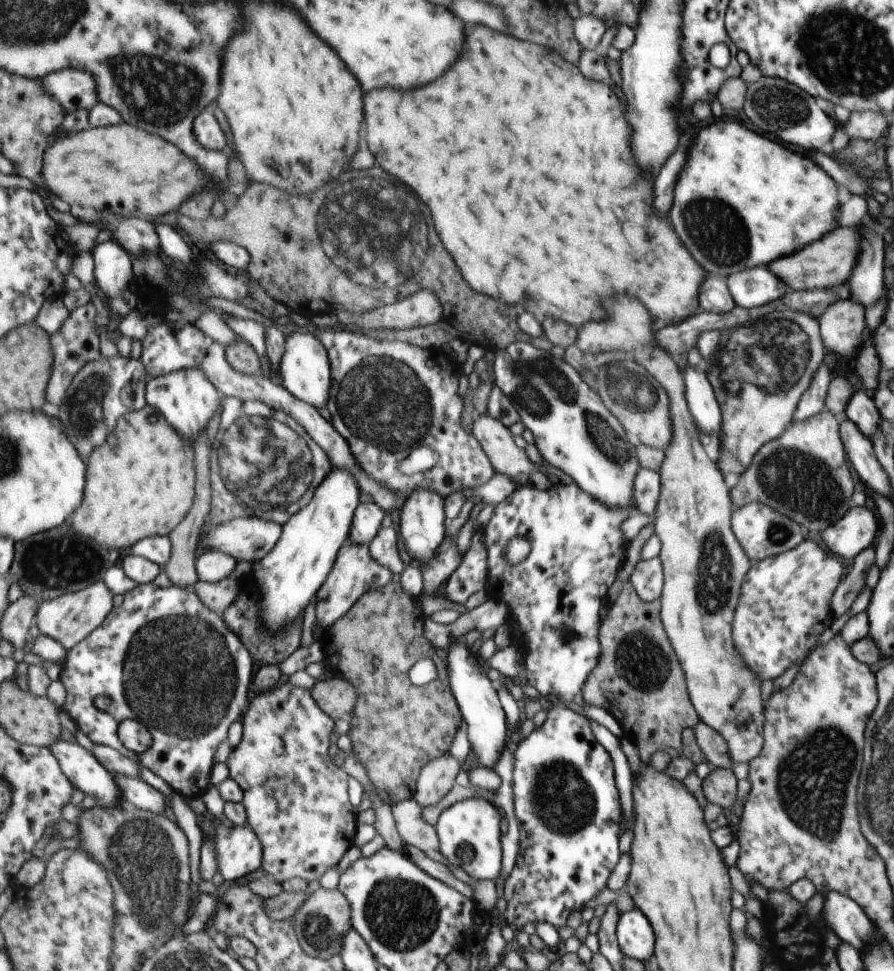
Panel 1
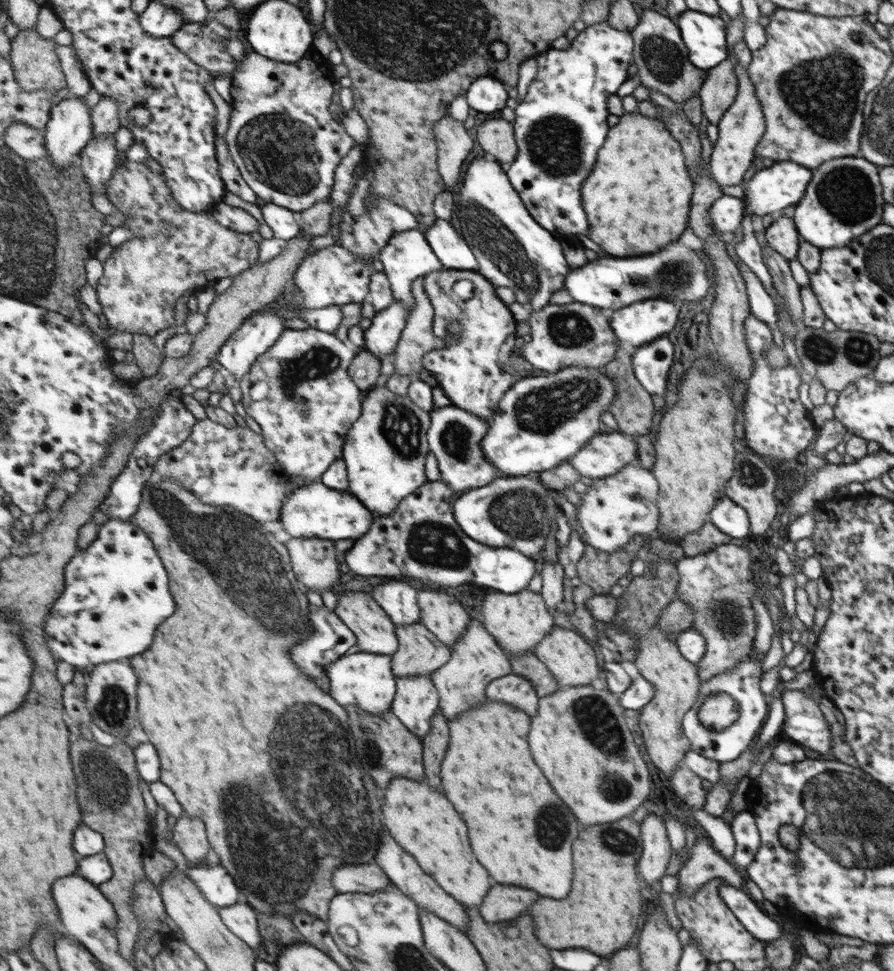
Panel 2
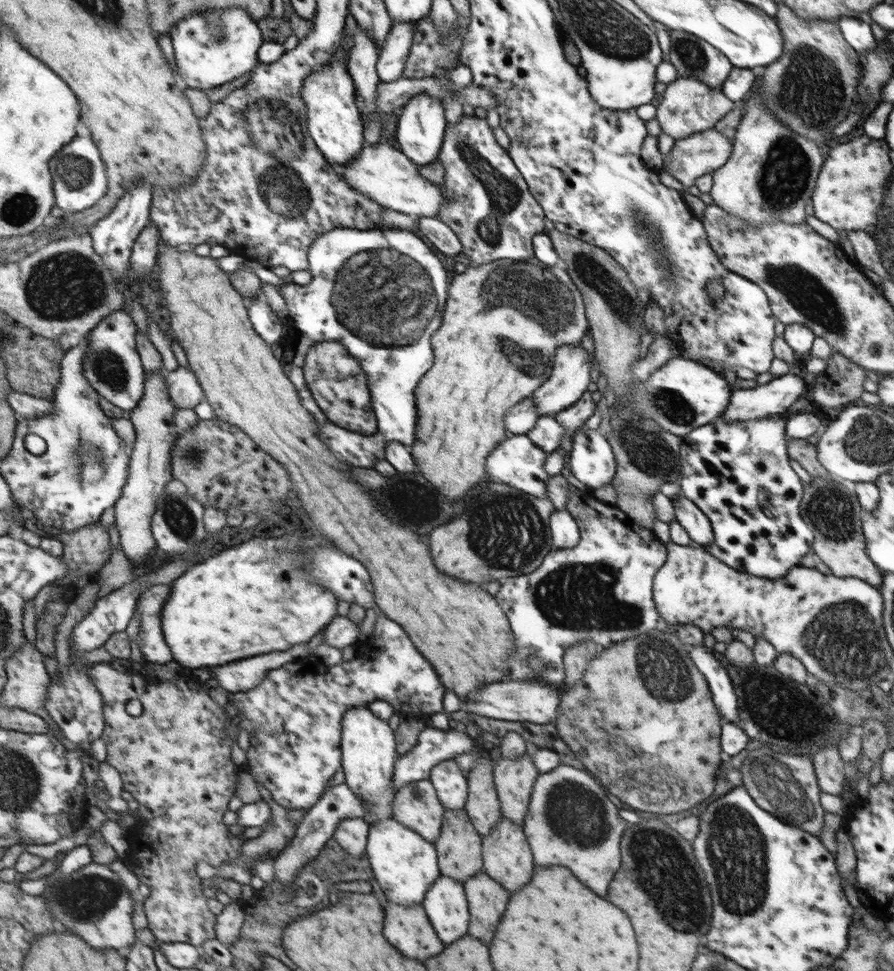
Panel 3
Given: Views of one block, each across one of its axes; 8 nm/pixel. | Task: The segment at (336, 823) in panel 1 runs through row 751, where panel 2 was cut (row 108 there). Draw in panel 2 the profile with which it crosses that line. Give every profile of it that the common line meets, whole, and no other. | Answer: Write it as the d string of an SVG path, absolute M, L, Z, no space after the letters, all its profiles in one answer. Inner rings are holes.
M249 48L249 52L246 54L246 60L242 62L242 66L238 68L238 72L234 75L234 88L232 88L232 94L234 95L234 104L231 104L231 122L229 132L227 133L227 144L229 145L232 157L241 169L244 179L246 179L254 188L257 196L266 202L278 204L285 208L294 210L297 214L302 214L310 208L314 208L318 202L323 202L332 198L335 188L339 185L339 168L343 165L343 161L347 159L350 148L354 146L354 140L348 136L346 128L342 122L338 122L334 116L332 116L332 102L334 102L334 72L330 70L333 65L330 64L328 58L324 58L324 54L318 52L318 56L309 53L300 62L280 62L272 60L268 56L260 54L253 49Z

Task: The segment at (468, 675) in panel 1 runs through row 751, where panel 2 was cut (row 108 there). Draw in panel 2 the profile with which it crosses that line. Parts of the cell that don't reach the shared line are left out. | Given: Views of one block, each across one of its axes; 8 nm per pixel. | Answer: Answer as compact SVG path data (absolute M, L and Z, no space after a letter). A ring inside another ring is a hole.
M494 75L480 76L465 94L468 104L482 114L498 112L506 106L508 92Z

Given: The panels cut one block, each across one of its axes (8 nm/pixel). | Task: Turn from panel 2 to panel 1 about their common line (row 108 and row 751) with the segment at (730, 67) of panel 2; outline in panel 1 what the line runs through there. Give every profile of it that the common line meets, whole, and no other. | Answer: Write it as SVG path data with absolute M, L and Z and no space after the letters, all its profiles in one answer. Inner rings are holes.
M703 720L698 721L693 730L705 761L711 768L733 767L725 738L719 732L710 728Z

